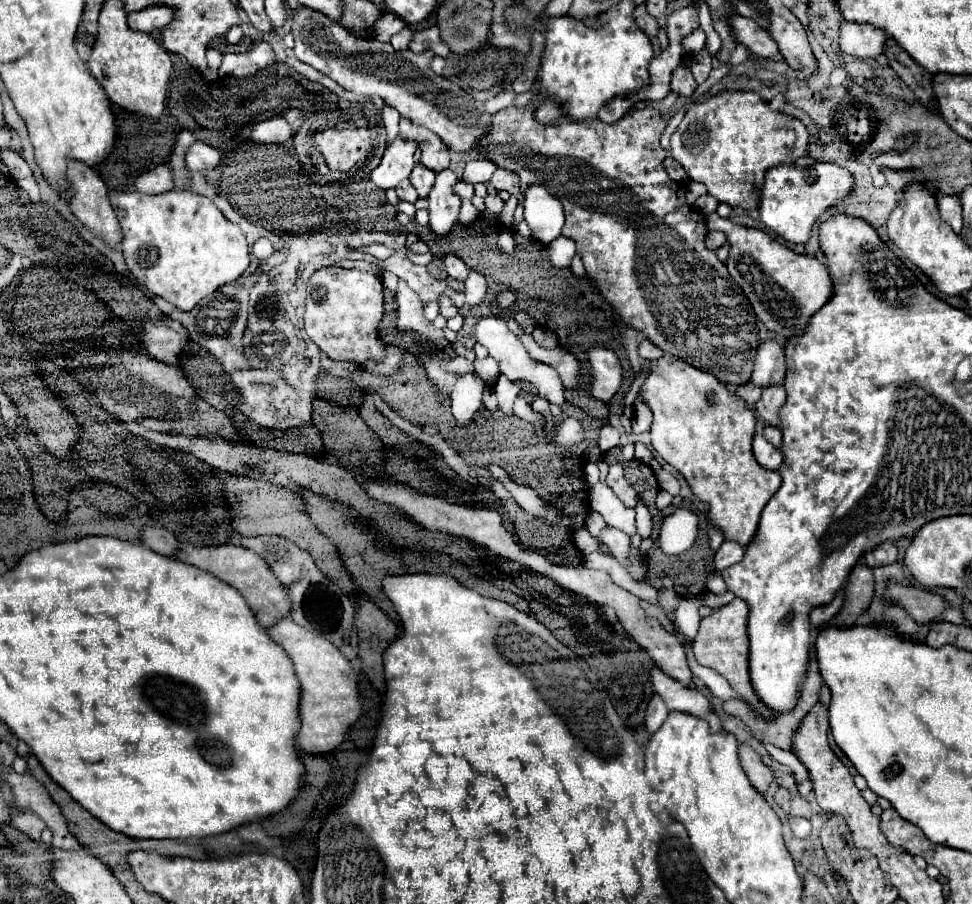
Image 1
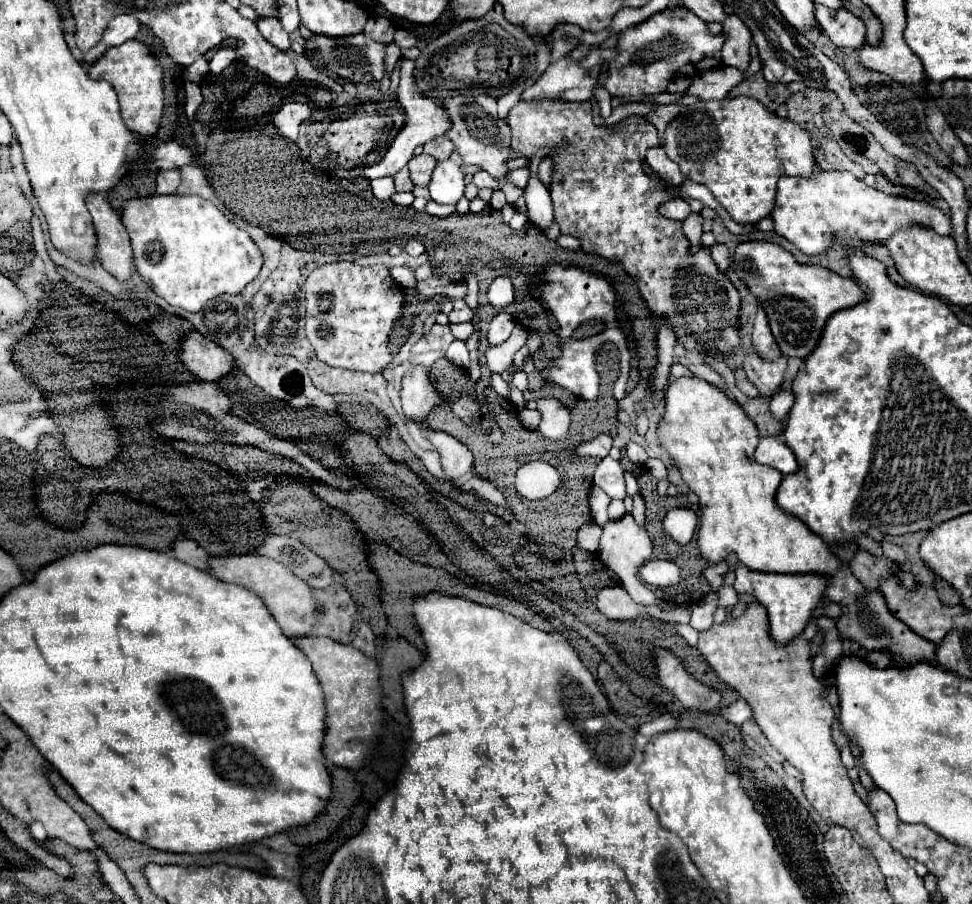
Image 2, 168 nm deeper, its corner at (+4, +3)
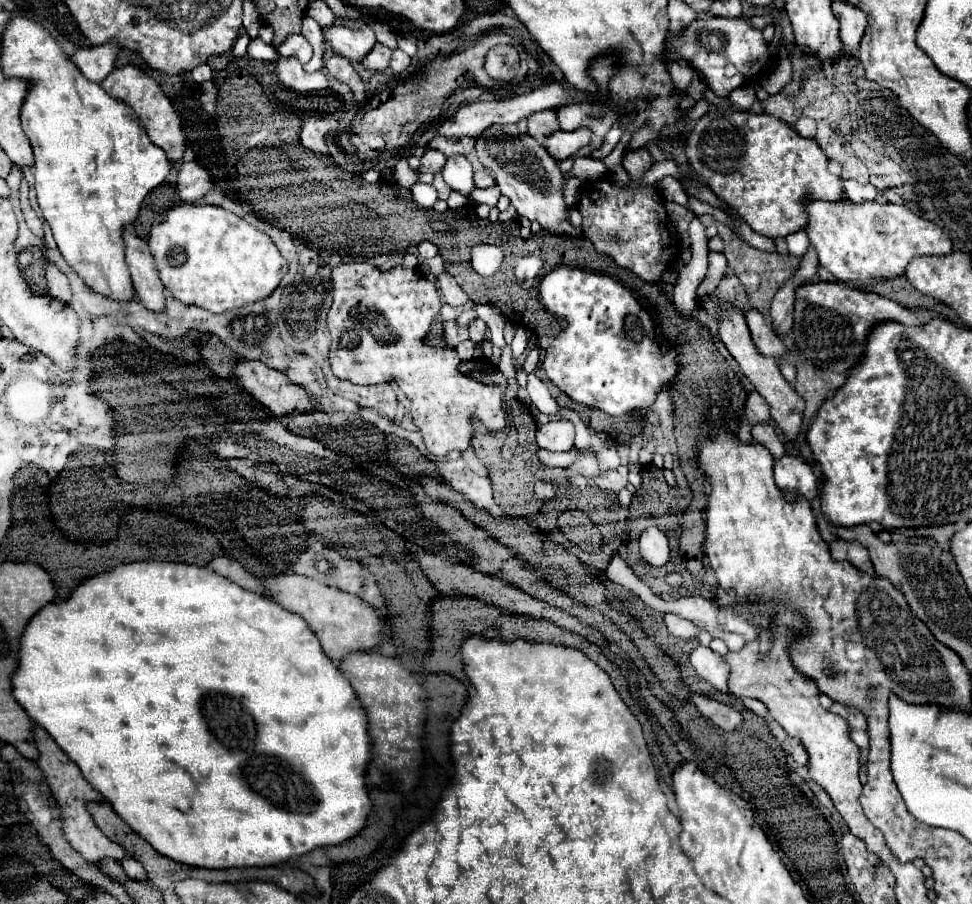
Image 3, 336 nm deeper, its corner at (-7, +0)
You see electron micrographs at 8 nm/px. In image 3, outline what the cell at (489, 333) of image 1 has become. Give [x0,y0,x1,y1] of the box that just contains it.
[537,421,575,451]

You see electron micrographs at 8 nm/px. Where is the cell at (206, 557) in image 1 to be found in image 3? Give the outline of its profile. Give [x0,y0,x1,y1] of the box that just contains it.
[261,573,383,661]

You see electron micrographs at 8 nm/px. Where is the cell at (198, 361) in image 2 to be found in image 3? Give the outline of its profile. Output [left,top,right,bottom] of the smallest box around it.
[233,357,313,415]

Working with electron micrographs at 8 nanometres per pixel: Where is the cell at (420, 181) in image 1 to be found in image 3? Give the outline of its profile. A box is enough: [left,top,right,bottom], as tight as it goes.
[419,149,447,175]

